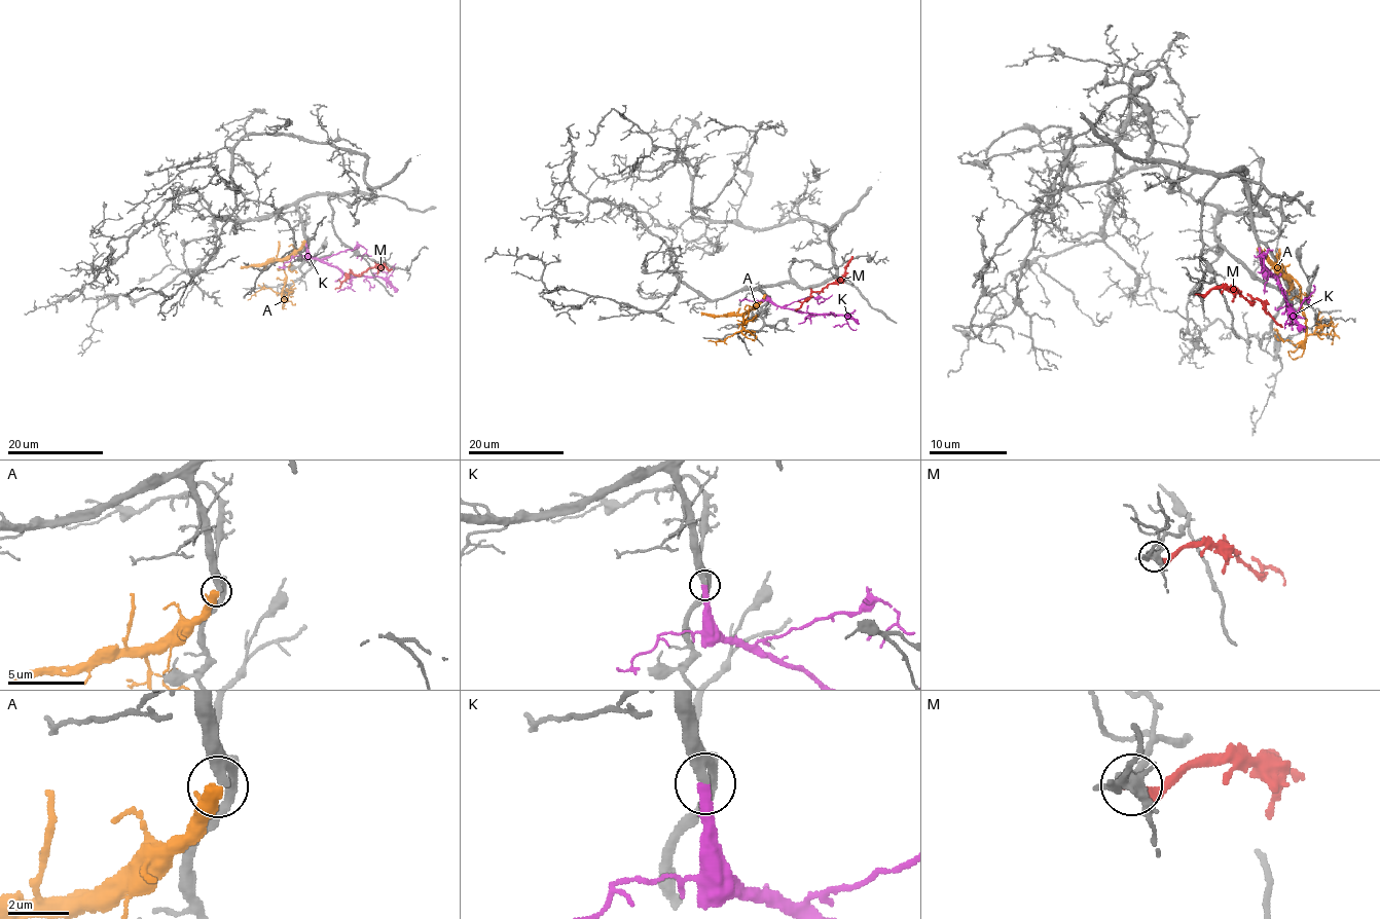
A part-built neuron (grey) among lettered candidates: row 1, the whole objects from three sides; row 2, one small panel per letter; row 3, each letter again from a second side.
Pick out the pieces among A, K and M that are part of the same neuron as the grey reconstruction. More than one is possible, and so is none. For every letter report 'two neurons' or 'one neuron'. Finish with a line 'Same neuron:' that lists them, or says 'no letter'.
A: two neurons
K: one neuron
M: two neurons
Same neuron: K

